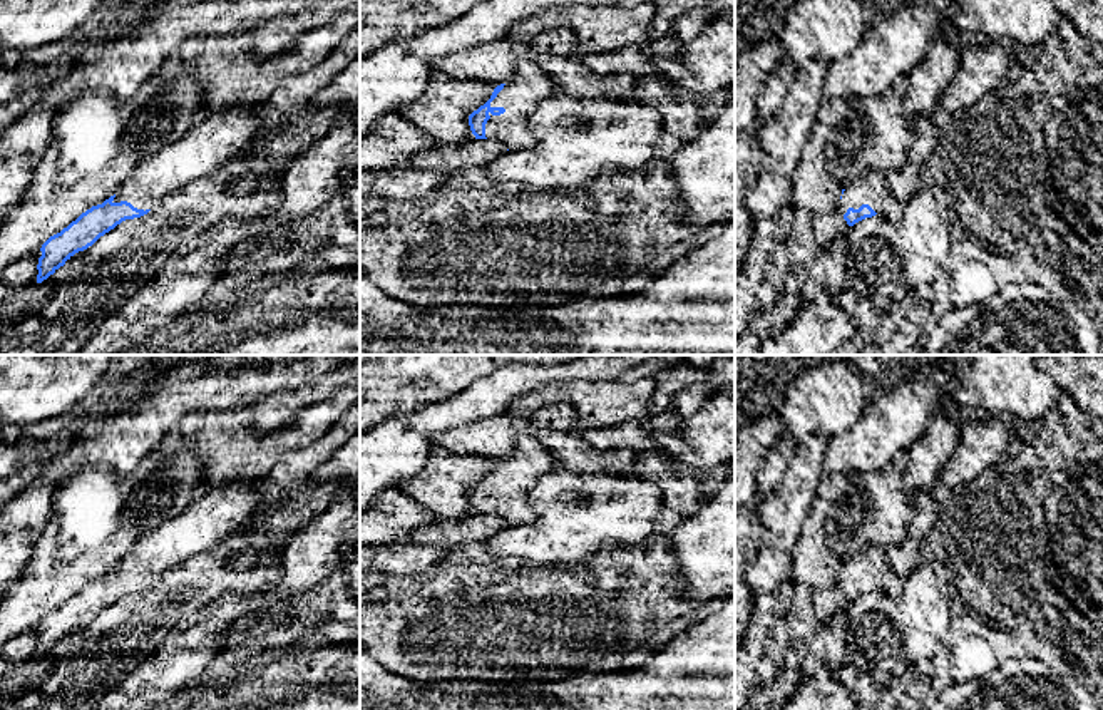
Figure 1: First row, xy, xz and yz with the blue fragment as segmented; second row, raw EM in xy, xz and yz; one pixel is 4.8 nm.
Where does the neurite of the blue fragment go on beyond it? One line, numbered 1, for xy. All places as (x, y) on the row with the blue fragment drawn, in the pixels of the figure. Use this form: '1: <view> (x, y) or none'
1: xy (210, 143)

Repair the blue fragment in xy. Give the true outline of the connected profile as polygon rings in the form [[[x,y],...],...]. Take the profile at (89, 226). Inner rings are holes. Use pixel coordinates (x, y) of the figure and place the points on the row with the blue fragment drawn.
[[[249,100],[194,122],[181,139],[136,167],[114,196],[82,213],[42,244],[37,283],[122,221],[147,214],[161,199],[214,174],[254,141],[259,126],[259,105]]]

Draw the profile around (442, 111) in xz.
[[[432,69],[425,92],[410,102],[398,104],[397,114],[442,146],[459,146],[475,136],[469,116],[484,105],[499,84],[485,80],[459,80]]]

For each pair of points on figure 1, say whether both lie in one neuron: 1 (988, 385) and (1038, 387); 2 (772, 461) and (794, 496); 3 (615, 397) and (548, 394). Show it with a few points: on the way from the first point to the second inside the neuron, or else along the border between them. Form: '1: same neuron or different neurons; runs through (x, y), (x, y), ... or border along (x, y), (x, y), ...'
1: same neuron; runs through (1000, 387), (1026, 387)
2: different neurons; border along (789, 461), (780, 484), (772, 493), (759, 498)
3: same neuron; runs through (598, 397), (588, 397), (579, 389), (564, 389)

